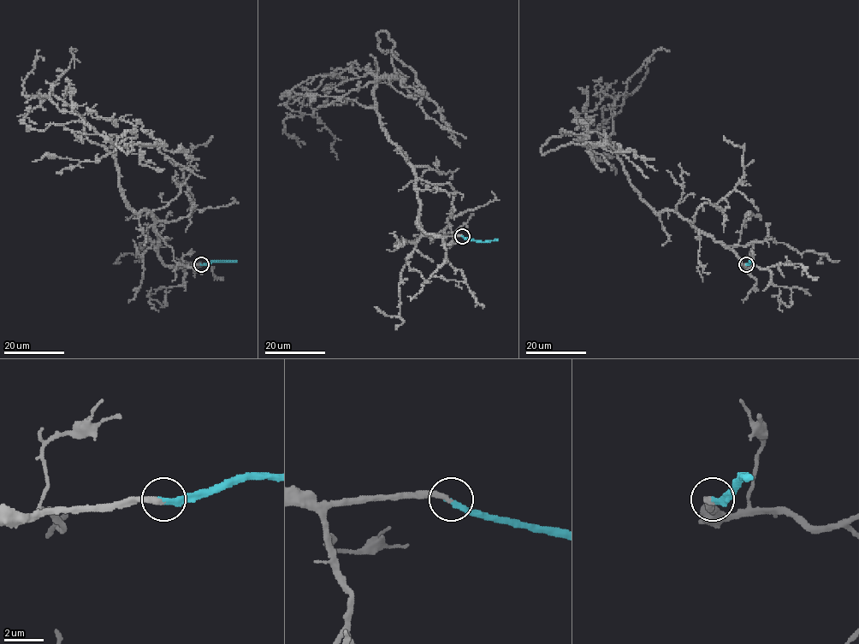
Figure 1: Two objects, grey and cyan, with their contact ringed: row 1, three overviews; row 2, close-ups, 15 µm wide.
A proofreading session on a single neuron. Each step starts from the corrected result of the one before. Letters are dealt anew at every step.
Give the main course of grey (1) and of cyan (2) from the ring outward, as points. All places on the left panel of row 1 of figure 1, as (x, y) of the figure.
1: (201, 264), (167, 266), (154, 217), (122, 197), (112, 146), (162, 143), (139, 121), (93, 118), (85, 108)
2: (201, 264), (237, 261)

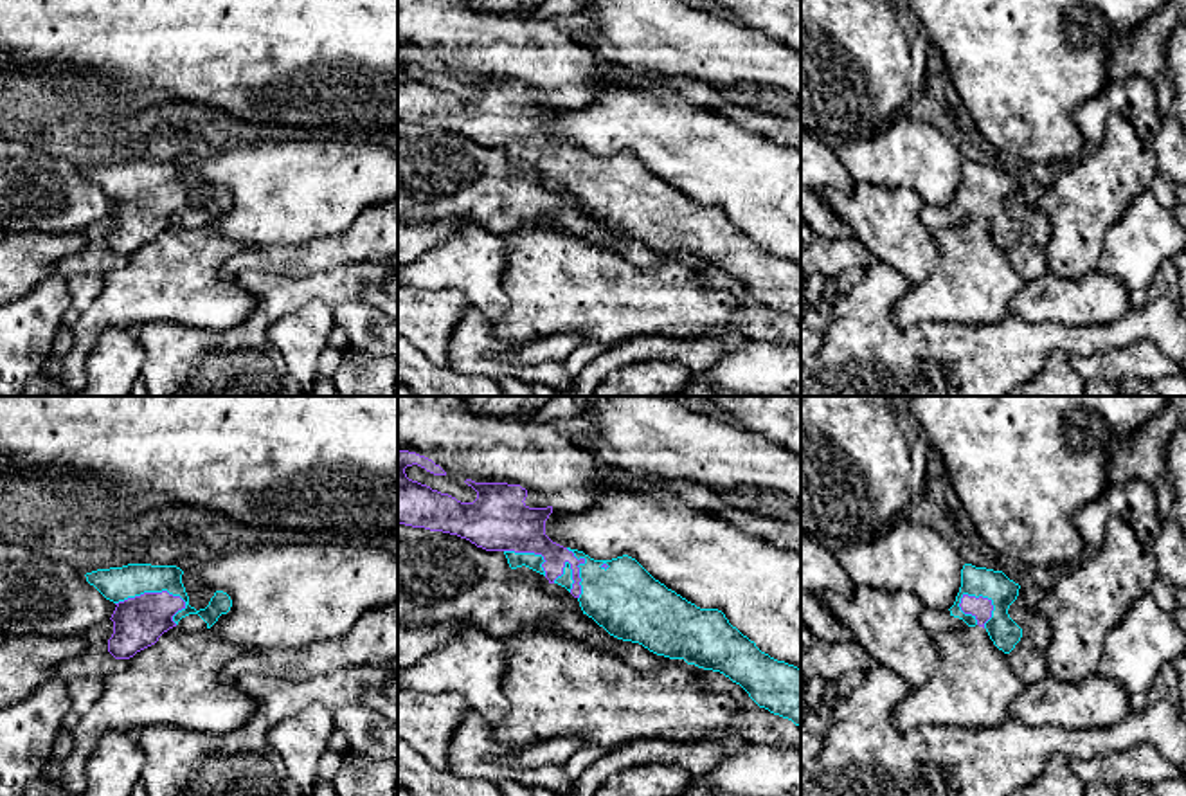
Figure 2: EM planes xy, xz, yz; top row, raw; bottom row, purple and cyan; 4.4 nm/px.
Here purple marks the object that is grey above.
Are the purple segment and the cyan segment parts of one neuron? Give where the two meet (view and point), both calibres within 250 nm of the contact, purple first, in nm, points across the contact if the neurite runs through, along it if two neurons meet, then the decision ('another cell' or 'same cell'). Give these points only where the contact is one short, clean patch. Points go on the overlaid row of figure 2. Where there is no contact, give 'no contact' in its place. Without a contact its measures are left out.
contact xy (153, 593); calibres 220 and 160 nm; same cell

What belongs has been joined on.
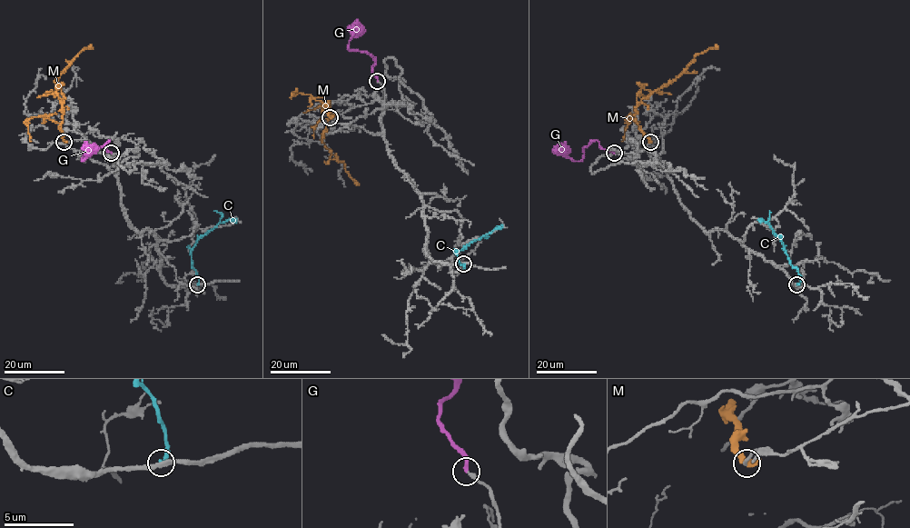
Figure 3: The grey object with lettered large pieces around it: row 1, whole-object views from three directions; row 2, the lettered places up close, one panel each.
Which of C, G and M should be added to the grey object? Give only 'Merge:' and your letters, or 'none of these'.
Merge: G

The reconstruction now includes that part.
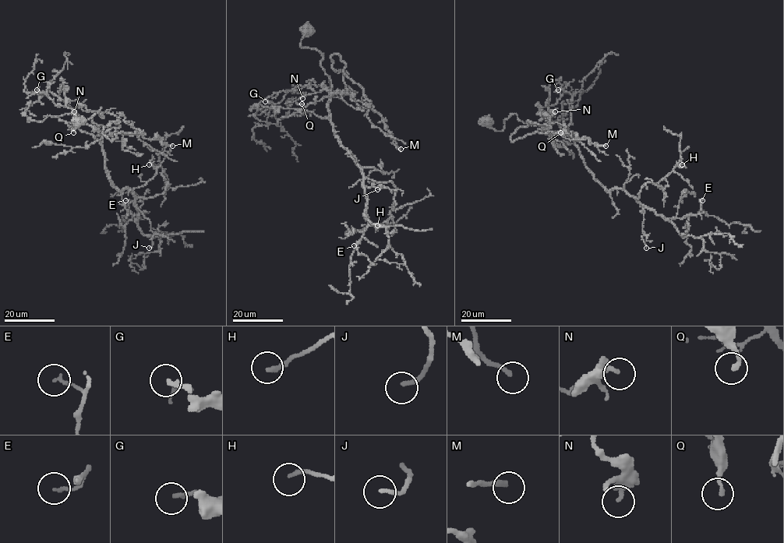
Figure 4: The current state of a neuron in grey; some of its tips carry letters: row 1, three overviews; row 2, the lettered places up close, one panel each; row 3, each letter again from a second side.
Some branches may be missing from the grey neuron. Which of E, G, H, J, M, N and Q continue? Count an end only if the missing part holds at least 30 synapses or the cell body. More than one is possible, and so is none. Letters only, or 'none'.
M

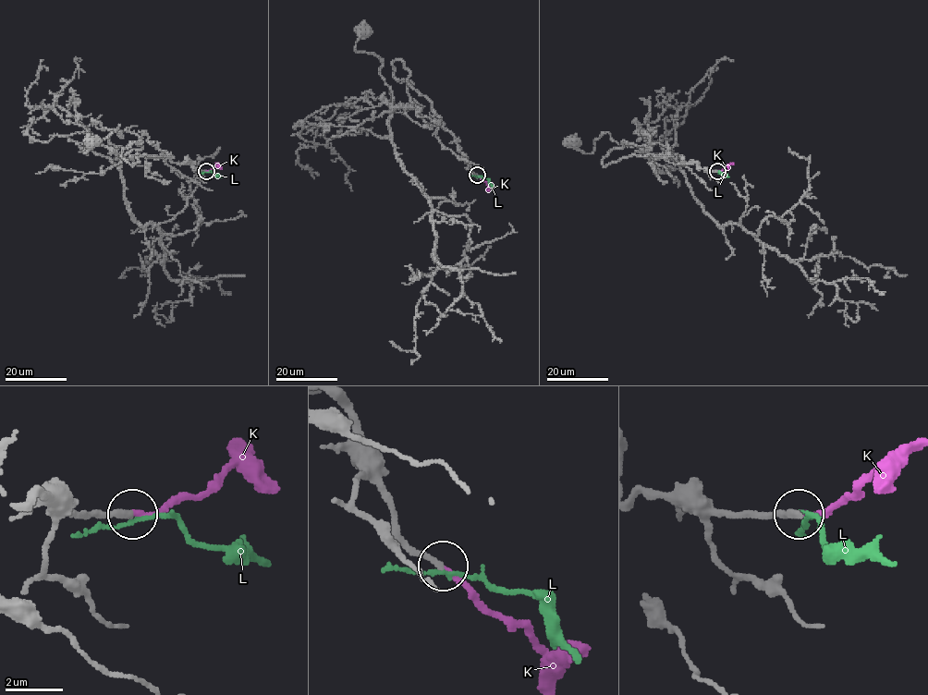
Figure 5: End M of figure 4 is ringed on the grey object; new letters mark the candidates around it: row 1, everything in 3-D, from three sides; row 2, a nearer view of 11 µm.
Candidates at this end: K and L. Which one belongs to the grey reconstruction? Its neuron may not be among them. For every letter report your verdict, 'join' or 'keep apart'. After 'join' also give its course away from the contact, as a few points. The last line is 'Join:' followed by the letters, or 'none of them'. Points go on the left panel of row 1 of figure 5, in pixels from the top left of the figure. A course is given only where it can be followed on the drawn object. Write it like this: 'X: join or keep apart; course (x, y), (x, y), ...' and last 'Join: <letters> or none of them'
K: join
L: keep apart
Join: K

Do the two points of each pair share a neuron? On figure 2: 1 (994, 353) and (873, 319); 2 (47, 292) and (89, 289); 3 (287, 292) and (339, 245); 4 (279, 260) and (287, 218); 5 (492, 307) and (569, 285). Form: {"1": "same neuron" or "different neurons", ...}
{"1": "same neuron", "2": "different neurons", "3": "different neurons", "4": "different neurons", "5": "different neurons"}

